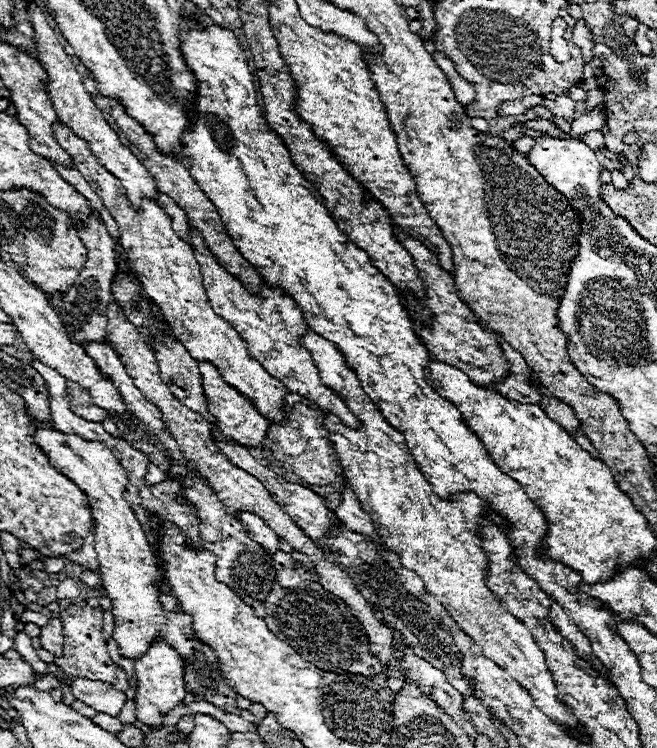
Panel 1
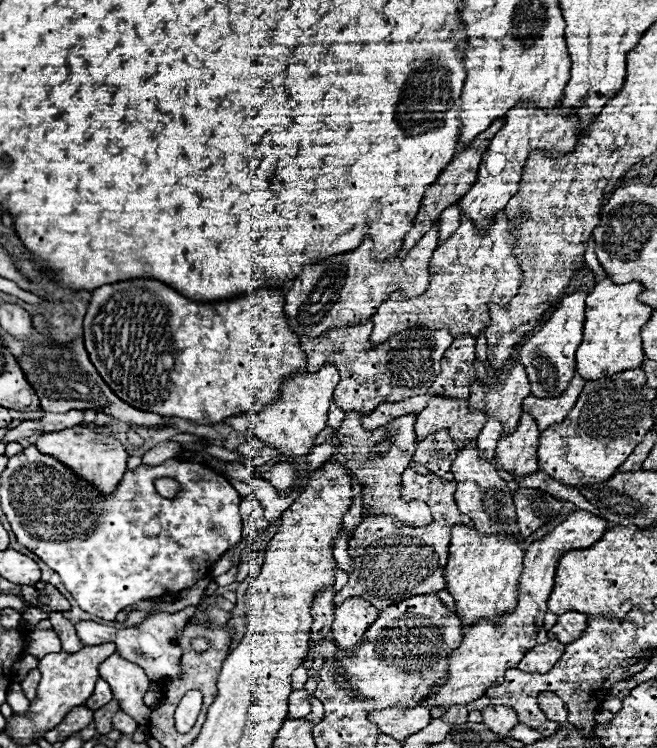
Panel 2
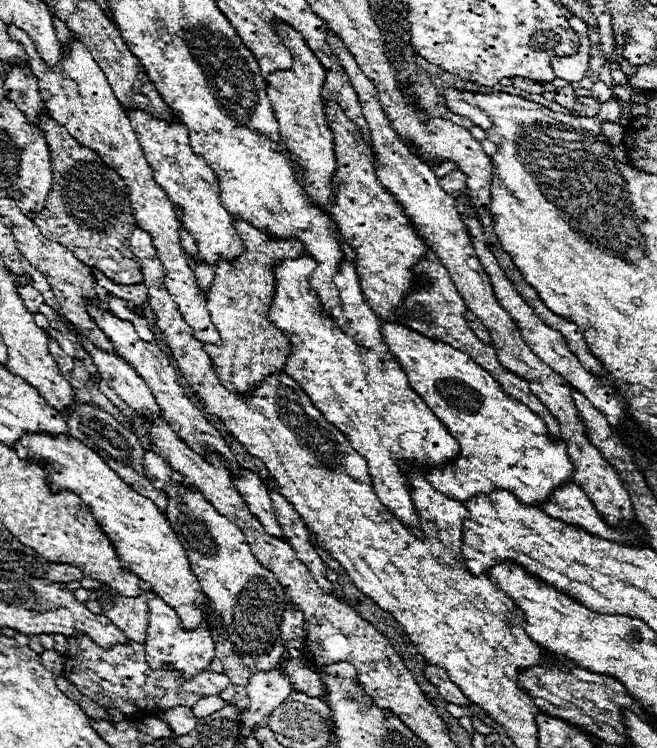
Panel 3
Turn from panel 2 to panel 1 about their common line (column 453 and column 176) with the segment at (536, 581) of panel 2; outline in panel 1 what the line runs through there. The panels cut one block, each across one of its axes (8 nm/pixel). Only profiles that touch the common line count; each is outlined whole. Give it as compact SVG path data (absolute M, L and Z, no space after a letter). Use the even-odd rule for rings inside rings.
M158 640L150 646L150 650L142 658L138 658L134 662L134 676L138 680L136 696L134 696L134 700L136 700L136 718L140 722L144 722L146 726L160 728L162 718L174 706L182 704L182 700L186 696L186 688L184 688L184 680L182 680L182 658L172 646Z

